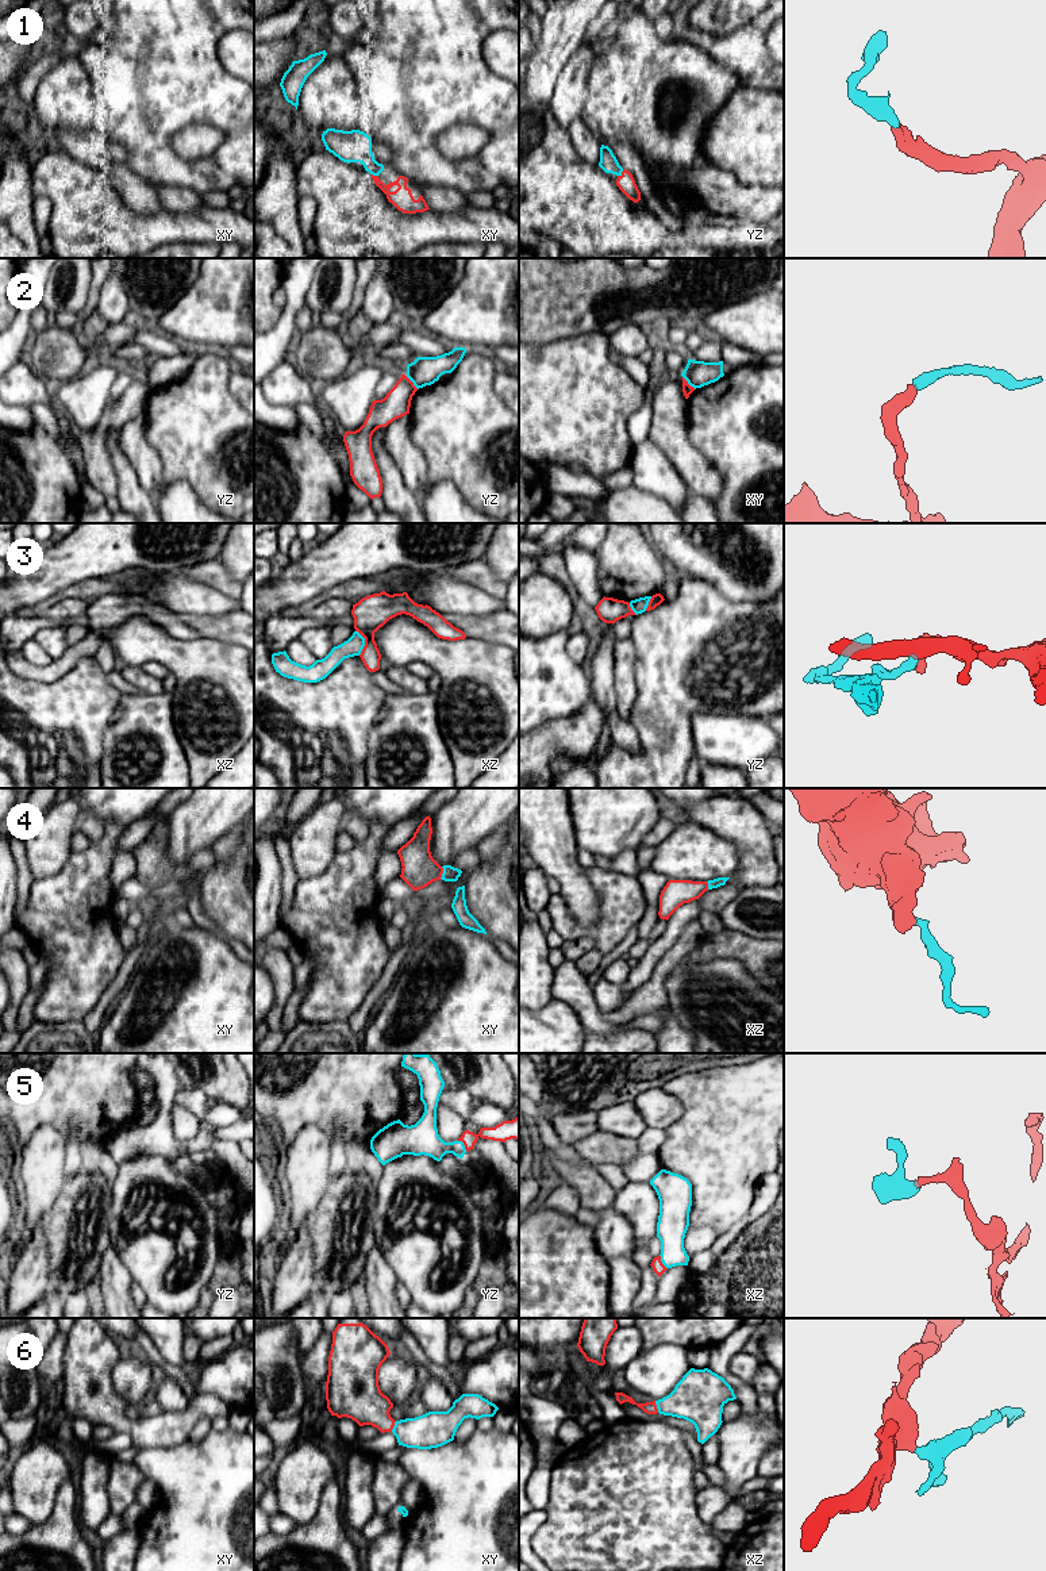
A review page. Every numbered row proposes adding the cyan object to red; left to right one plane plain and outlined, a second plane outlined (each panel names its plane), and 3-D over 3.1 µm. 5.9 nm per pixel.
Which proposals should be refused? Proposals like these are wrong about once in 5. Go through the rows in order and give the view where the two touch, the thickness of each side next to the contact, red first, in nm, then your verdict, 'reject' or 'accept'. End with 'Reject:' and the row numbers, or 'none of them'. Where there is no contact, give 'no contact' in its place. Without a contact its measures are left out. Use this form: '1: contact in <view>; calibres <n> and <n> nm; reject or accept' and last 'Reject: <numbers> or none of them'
1: contact in yz; calibres 110 and 110 nm; accept
2: contact in xy; calibres 60 and 160 nm; reject
3: contact in xz; calibres 200 and 110 nm; reject
4: contact in xy; calibres 200 and 90 nm; accept
5: contact in yz; calibres 110 and 190 nm; accept
6: contact in xz; calibres 80 and 280 nm; accept
Reject: 2, 3

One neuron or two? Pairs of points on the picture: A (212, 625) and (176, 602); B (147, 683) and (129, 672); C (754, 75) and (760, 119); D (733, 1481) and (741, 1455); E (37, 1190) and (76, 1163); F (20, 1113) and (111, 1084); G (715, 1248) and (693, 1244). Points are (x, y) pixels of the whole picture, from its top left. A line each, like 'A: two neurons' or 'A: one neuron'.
A: two neurons
B: one neuron
C: two neurons
D: one neuron
E: two neurons
F: one neuron
G: two neurons

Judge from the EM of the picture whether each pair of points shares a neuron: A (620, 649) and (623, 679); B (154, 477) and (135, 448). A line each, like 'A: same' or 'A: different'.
A: same
B: same

